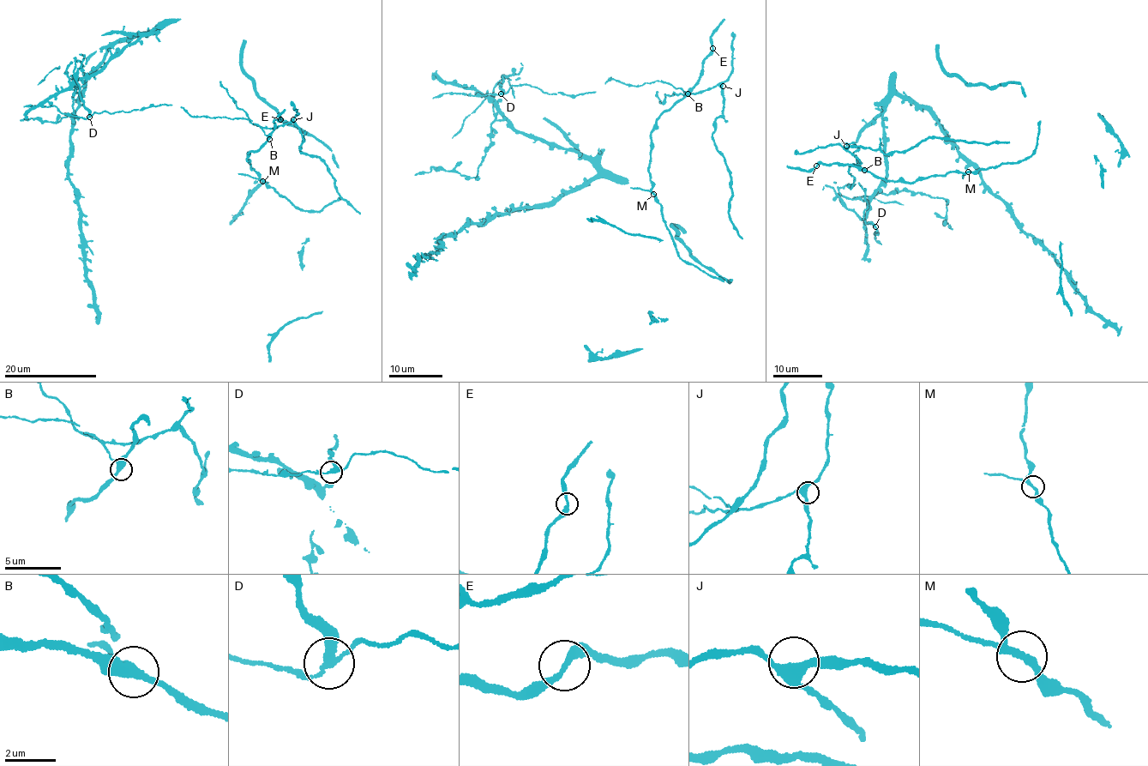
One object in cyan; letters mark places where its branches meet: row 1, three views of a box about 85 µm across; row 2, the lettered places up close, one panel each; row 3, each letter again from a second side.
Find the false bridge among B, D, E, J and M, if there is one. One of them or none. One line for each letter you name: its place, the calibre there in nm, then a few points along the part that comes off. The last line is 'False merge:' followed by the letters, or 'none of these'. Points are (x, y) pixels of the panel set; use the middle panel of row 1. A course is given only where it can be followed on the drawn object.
D: at (501, 93); 200 nm thick; foreign part runs (500, 93), (502, 78), (507, 76), (497, 84), (492, 99), (490, 147), (477, 176), (433, 169), (414, 175)
False merge: D

